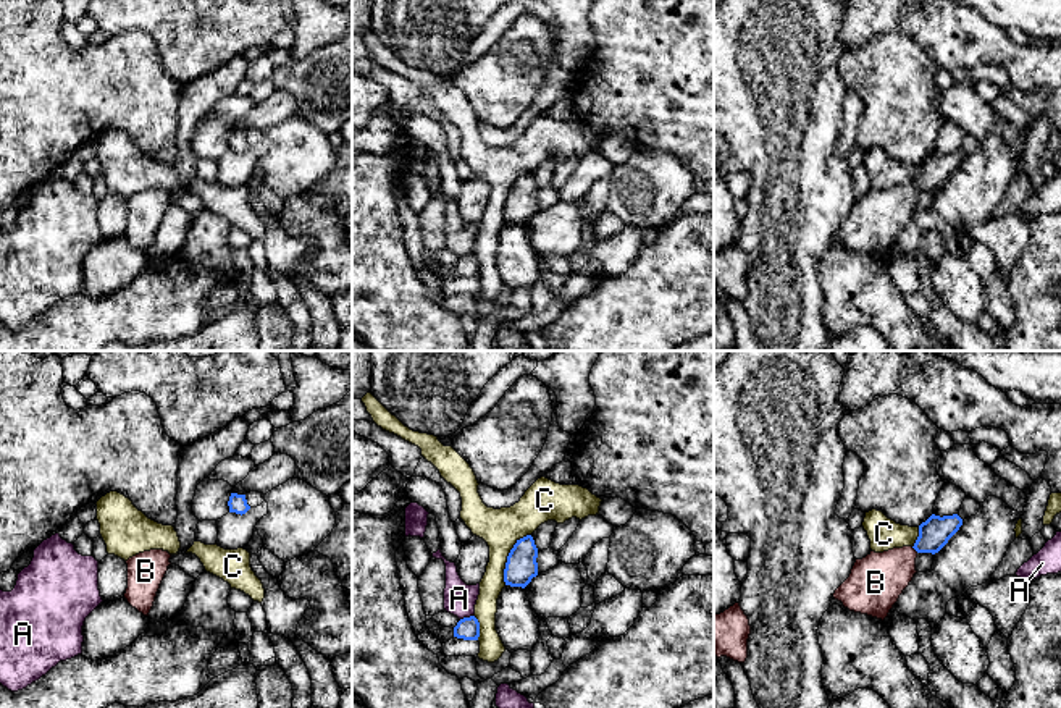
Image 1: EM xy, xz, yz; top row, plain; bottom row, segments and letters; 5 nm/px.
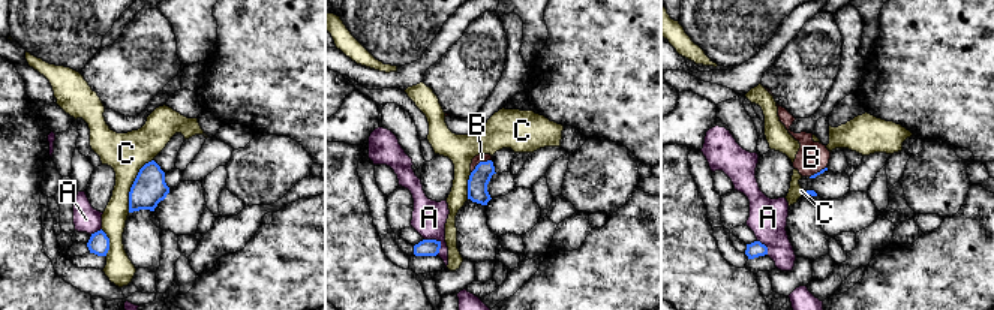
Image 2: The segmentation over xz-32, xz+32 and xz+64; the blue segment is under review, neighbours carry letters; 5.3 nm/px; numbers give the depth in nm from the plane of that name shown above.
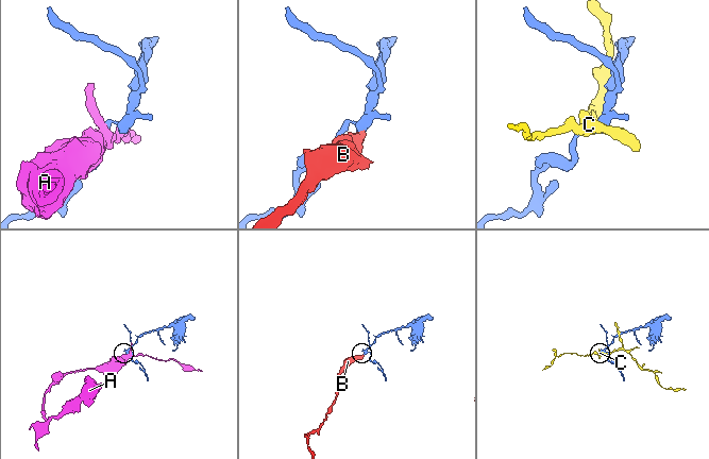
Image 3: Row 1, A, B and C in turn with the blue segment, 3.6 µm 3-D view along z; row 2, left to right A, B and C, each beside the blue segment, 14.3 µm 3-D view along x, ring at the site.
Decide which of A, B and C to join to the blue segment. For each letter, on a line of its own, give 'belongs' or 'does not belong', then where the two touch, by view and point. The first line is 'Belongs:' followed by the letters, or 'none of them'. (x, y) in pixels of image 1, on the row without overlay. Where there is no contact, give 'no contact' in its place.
Belongs: B
A: does not belong; contact xz (467, 256)
B: belongs; contact yz (914, 186)
C: does not belong; contact xz (507, 194)

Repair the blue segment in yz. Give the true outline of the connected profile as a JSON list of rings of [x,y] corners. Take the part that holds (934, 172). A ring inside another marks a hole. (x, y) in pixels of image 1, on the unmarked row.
[[[932,152],[919,163],[919,175],[912,184],[870,189],[856,197],[849,215],[835,228],[833,236],[849,249],[883,259],[917,210],[917,192],[938,191],[961,163],[962,157],[958,152]]]

